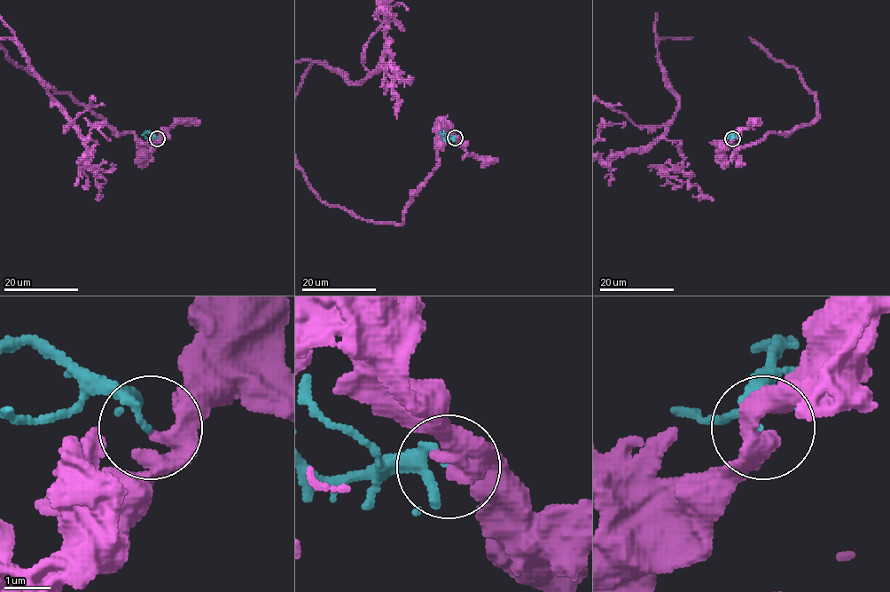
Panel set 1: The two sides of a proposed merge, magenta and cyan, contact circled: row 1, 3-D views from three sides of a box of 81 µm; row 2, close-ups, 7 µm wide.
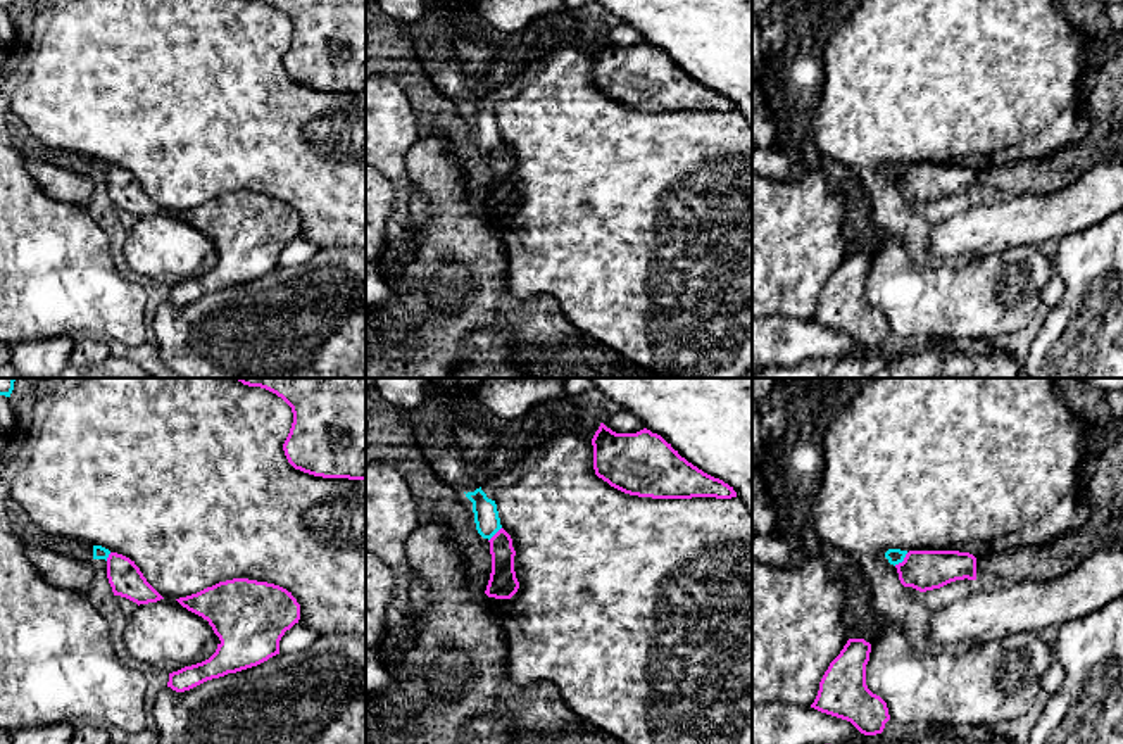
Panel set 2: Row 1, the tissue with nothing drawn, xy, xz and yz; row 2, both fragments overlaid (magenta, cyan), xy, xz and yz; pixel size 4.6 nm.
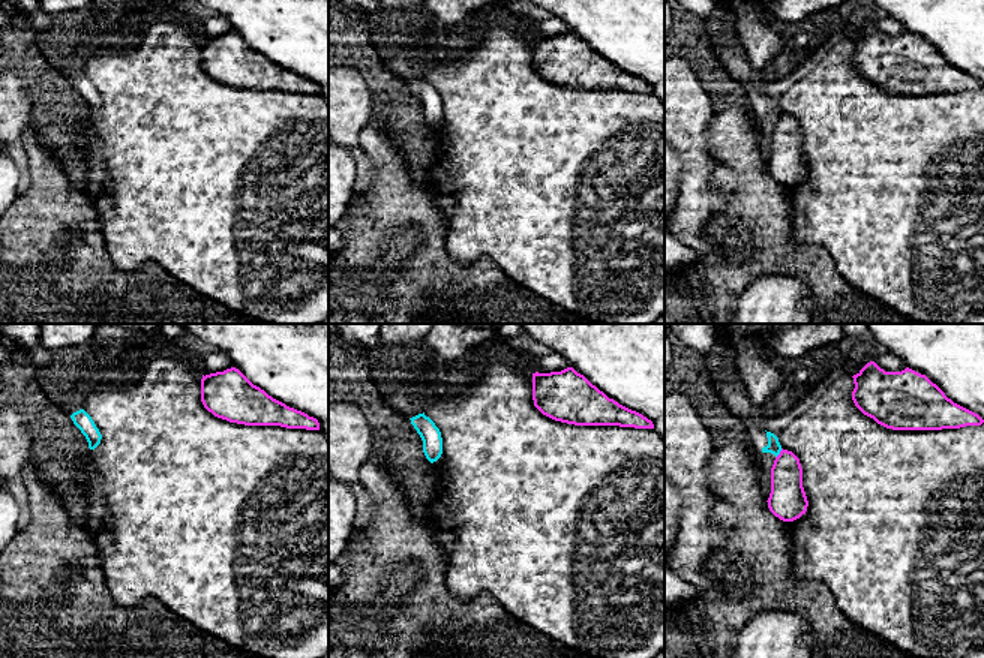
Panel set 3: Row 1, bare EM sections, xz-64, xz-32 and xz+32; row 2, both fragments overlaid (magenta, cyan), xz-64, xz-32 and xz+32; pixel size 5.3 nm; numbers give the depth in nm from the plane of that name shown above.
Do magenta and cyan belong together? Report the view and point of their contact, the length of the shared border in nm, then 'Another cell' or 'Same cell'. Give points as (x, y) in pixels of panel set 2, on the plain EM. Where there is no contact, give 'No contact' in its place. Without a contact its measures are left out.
Touches magenta at yz (903, 175). Shared border 90 nm. Another cell

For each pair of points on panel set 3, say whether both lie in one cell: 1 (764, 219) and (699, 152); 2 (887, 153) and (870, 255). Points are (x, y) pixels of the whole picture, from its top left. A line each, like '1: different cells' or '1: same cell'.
1: different cells
2: same cell

